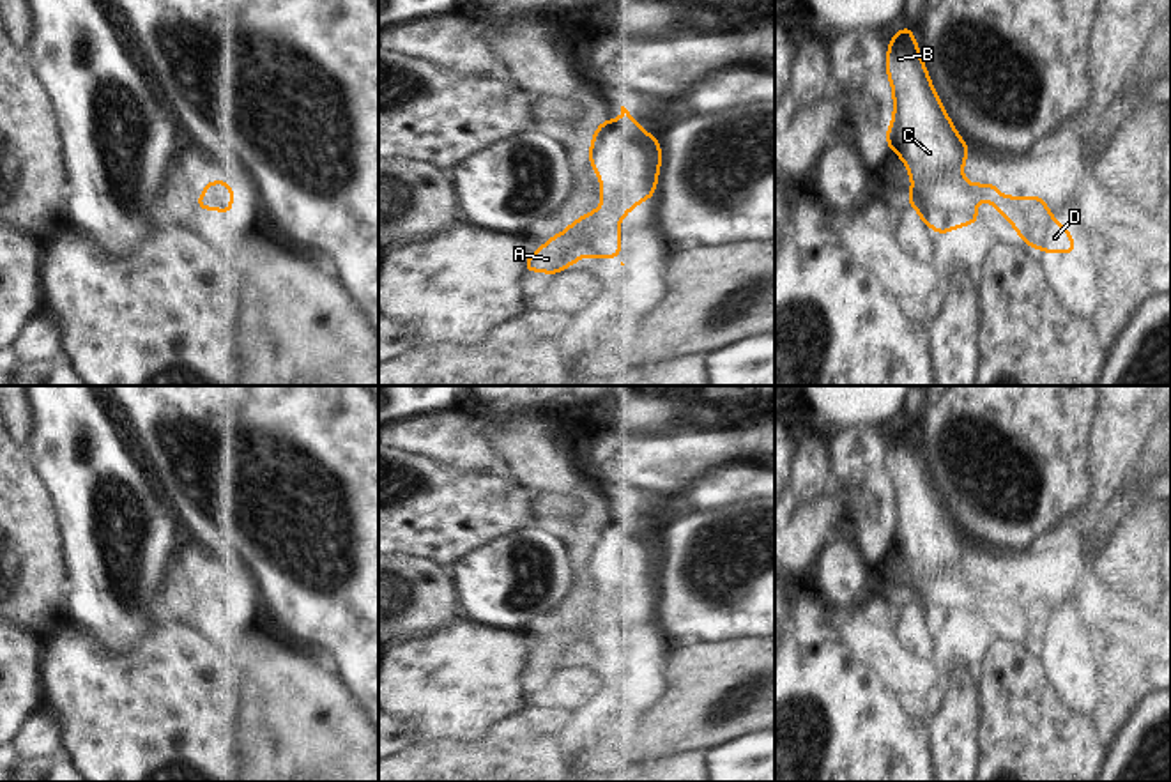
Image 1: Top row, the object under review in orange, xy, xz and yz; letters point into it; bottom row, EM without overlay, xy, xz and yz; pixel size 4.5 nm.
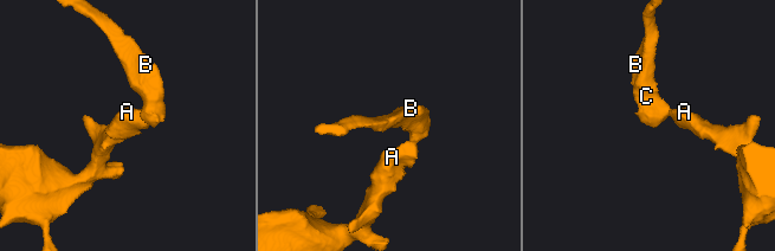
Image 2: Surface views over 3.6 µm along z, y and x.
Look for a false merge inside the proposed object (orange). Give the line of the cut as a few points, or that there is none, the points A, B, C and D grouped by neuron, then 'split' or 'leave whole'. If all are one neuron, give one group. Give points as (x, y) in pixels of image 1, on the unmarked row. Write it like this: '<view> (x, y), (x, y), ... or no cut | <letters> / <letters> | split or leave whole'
no cut | A B C D | leave whole

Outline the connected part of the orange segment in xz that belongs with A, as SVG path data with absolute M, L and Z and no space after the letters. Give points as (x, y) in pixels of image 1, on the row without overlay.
M621 502L617 517L603 517L591 534L589 559L600 573L601 605L589 607L575 616L564 628L550 633L534 651L525 653L524 669L538 667L557 671L582 653L619 655L619 617L640 598L654 591L658 564L663 557L658 533L647 531L642 522Z

